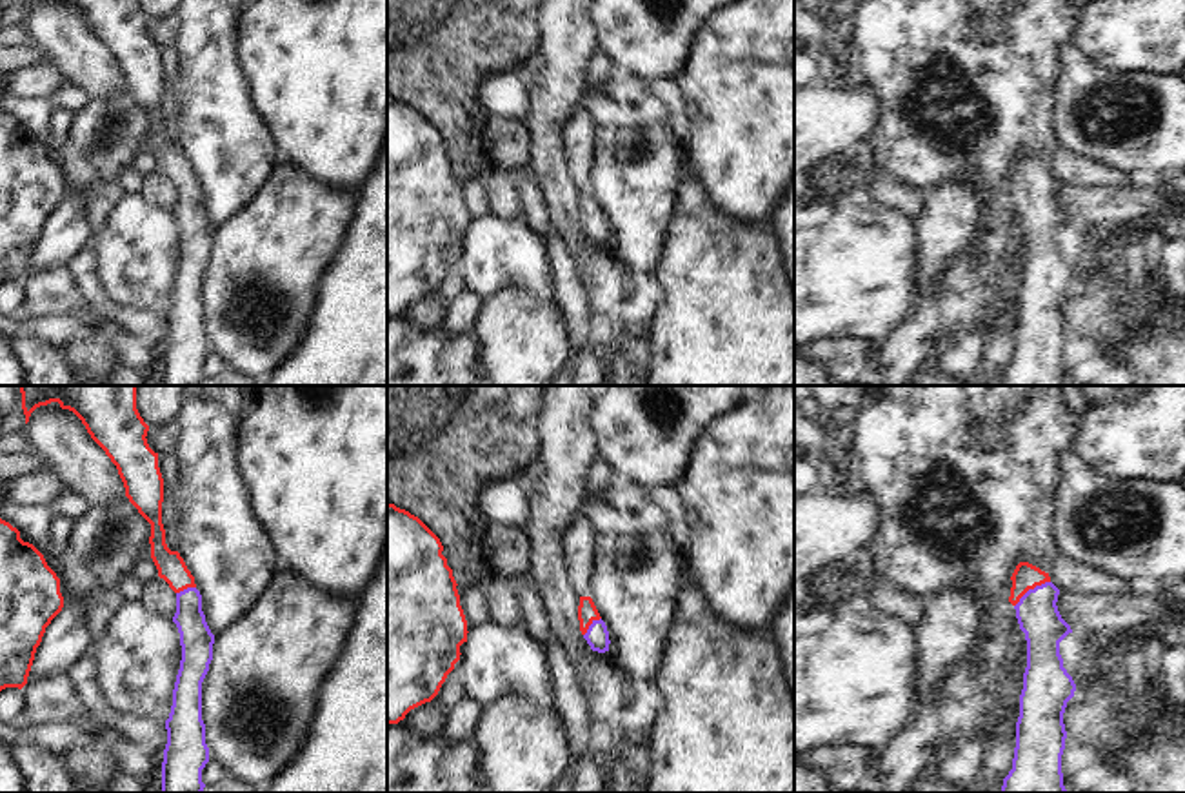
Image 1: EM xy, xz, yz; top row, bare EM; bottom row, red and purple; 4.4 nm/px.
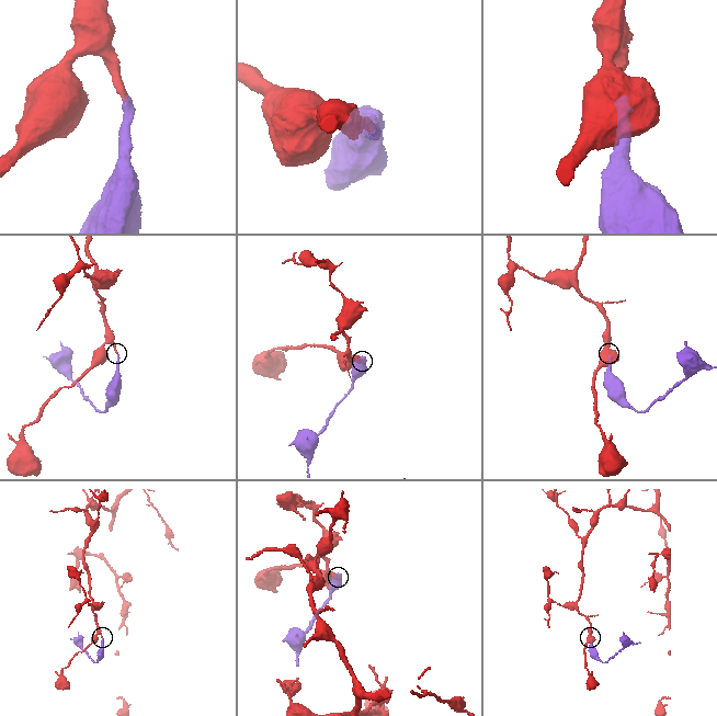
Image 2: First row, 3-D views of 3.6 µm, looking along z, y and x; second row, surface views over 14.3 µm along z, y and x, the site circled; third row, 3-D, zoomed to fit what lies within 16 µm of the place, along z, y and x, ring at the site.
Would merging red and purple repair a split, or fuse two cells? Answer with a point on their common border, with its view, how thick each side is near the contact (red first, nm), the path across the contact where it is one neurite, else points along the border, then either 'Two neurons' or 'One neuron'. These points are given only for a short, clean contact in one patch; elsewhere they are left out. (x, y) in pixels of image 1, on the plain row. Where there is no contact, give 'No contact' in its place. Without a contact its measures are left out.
Touches red at yz (1031, 180). Thickness 120 nm (red) against 190 nm. Path across: yz (1025, 170), (1031, 180), (1038, 210). One neuron.

